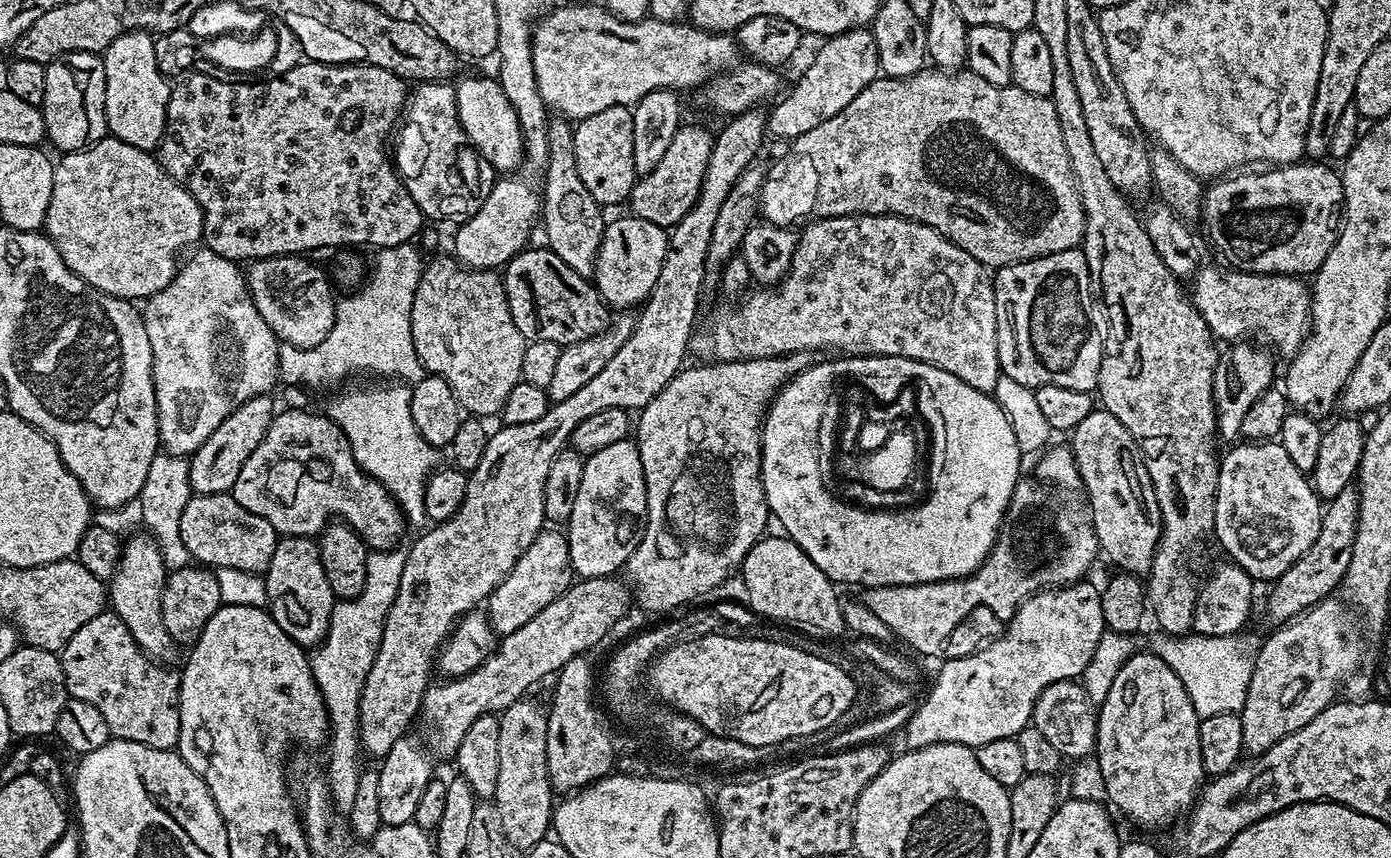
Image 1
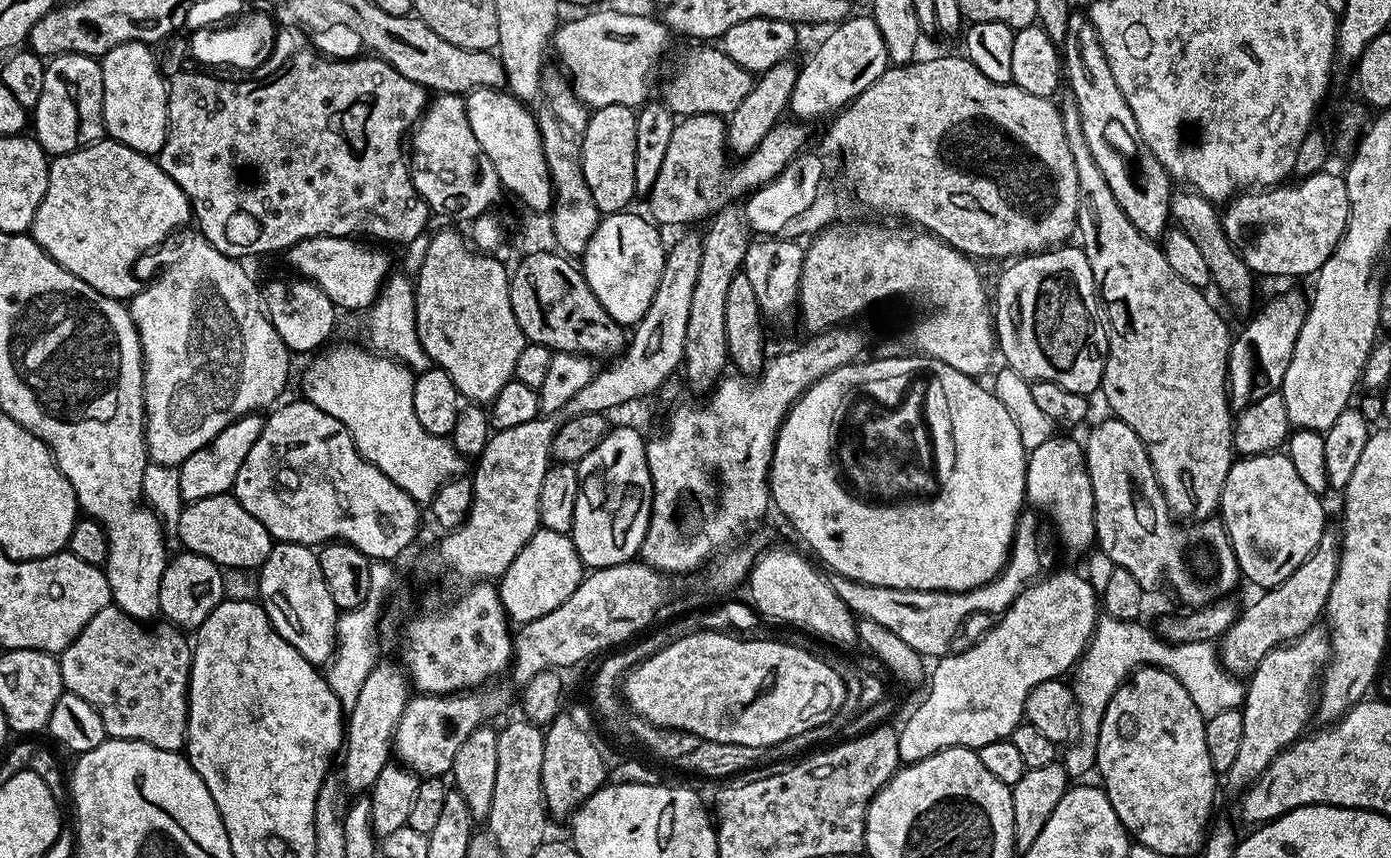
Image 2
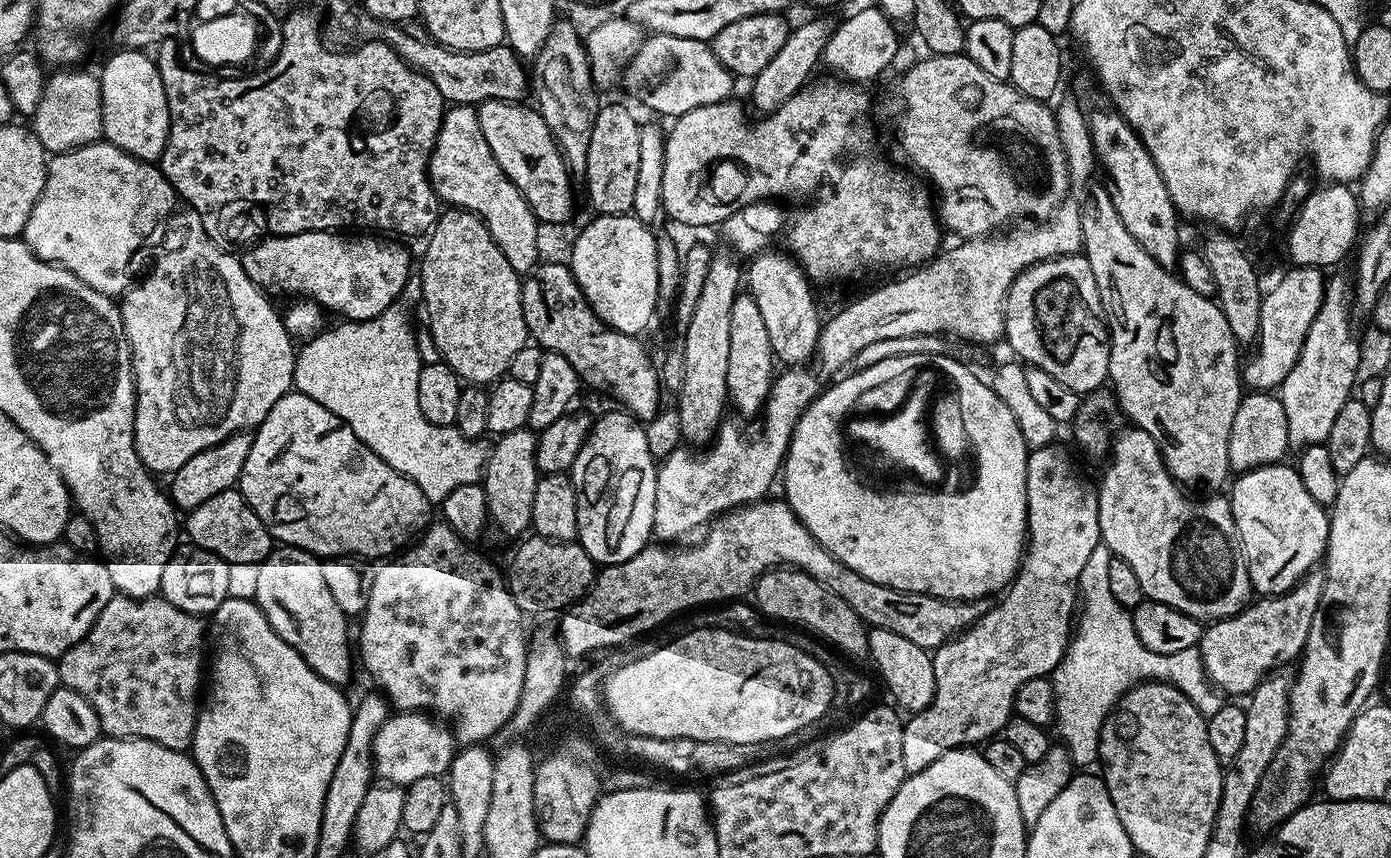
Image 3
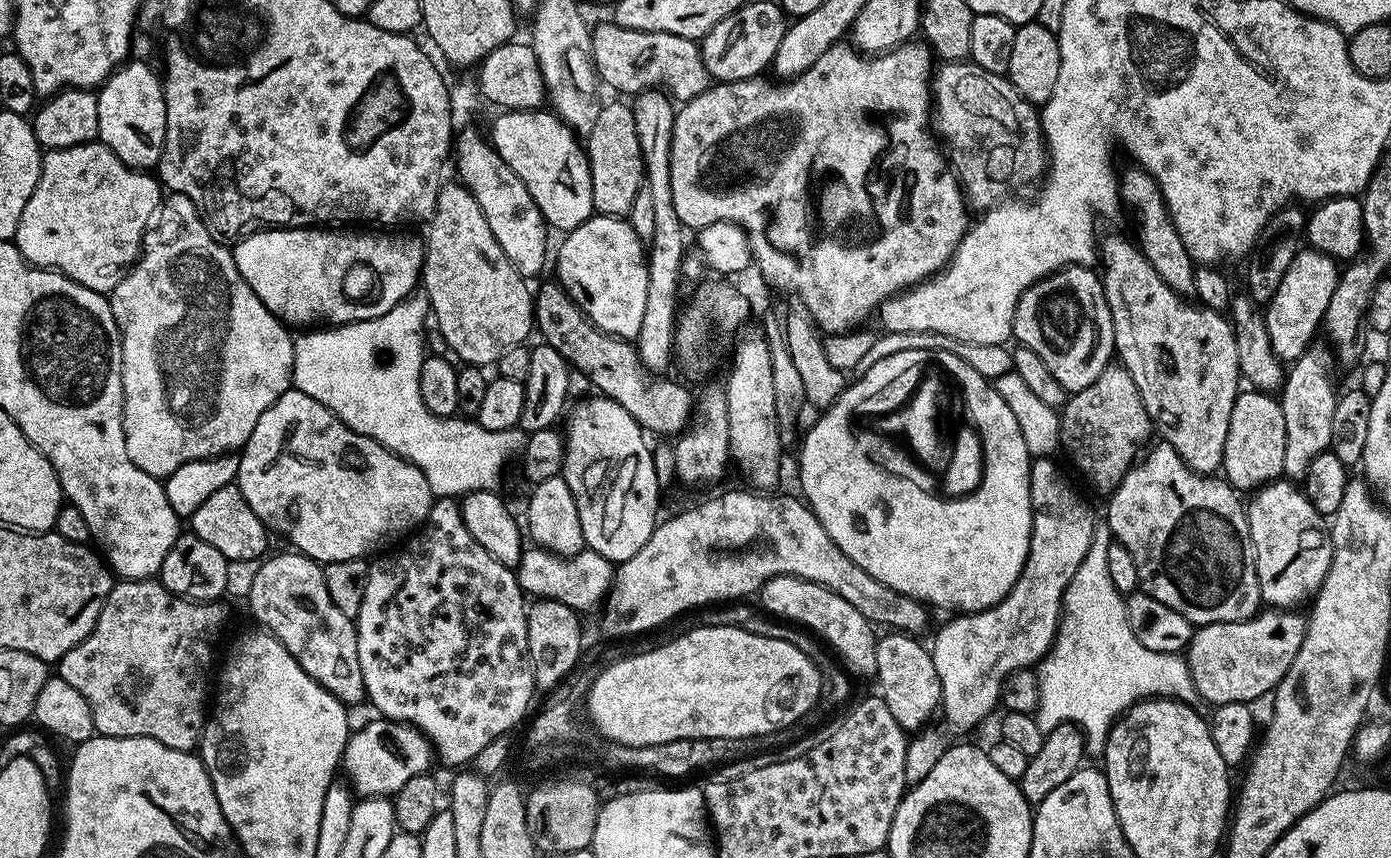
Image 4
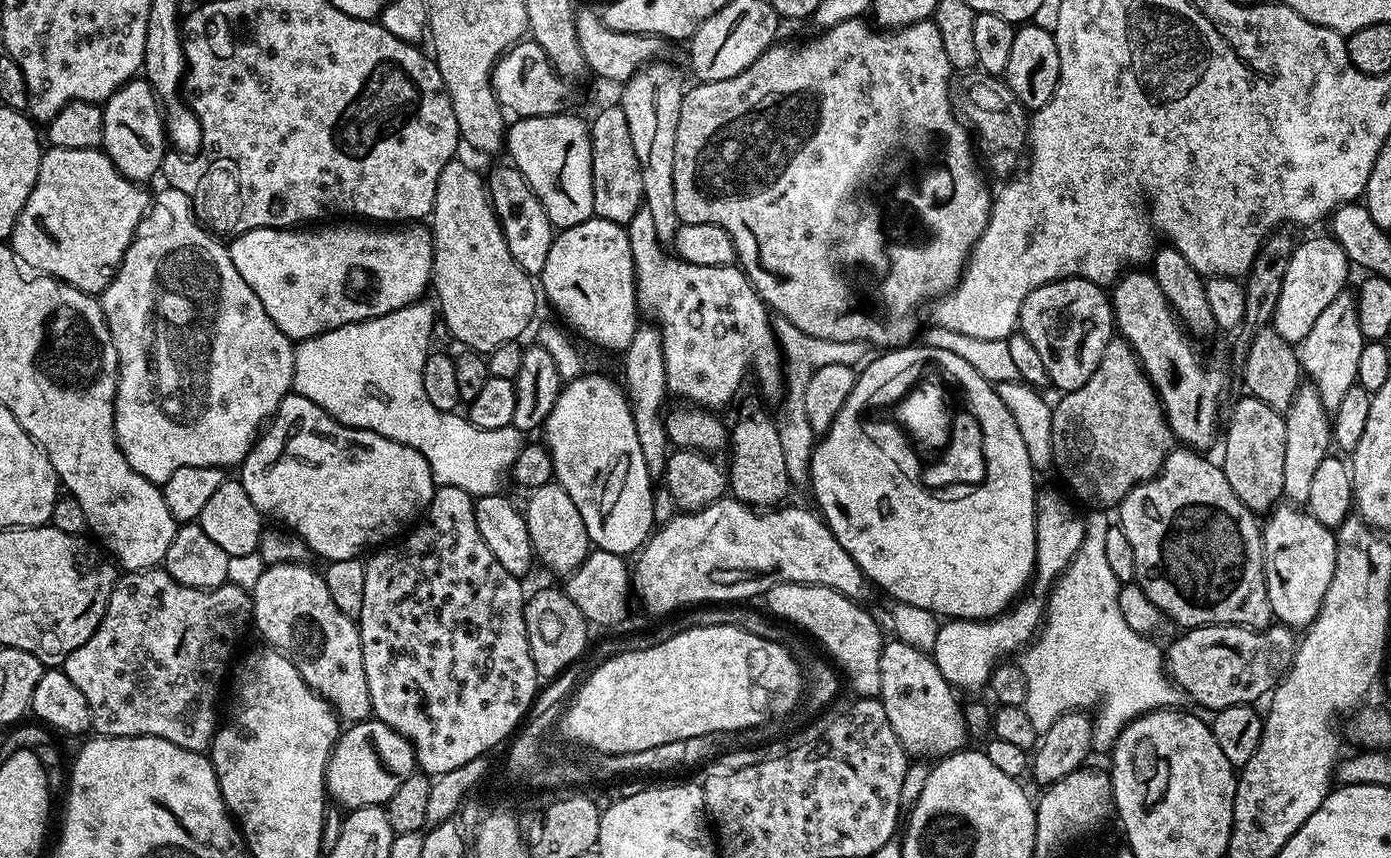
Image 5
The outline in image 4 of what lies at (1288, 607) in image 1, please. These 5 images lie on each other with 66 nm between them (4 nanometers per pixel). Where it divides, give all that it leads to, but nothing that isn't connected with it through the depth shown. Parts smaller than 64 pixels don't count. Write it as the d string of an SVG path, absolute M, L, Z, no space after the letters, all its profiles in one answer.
M1269 607L1248 620L1199 625L1188 643L1186 659L1200 699L1210 706L1230 702L1251 705L1259 696L1267 697L1290 670L1290 662L1294 662L1294 654L1302 646L1308 622L1298 613Z

